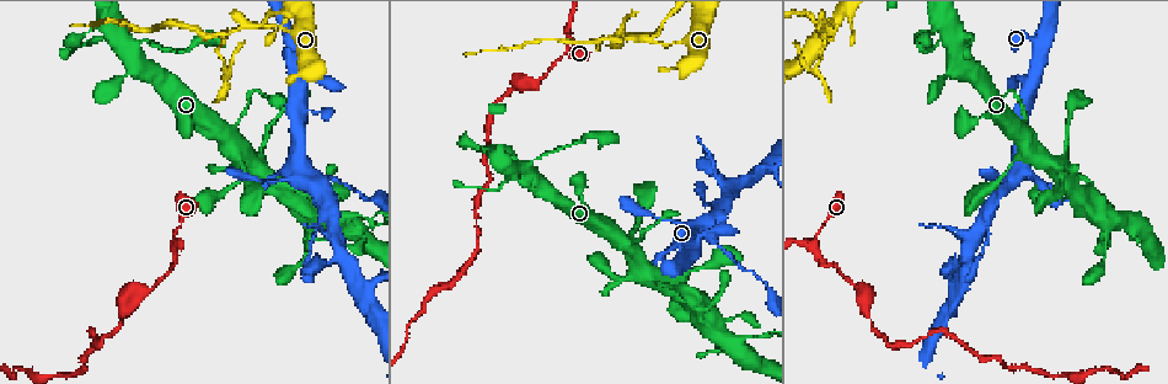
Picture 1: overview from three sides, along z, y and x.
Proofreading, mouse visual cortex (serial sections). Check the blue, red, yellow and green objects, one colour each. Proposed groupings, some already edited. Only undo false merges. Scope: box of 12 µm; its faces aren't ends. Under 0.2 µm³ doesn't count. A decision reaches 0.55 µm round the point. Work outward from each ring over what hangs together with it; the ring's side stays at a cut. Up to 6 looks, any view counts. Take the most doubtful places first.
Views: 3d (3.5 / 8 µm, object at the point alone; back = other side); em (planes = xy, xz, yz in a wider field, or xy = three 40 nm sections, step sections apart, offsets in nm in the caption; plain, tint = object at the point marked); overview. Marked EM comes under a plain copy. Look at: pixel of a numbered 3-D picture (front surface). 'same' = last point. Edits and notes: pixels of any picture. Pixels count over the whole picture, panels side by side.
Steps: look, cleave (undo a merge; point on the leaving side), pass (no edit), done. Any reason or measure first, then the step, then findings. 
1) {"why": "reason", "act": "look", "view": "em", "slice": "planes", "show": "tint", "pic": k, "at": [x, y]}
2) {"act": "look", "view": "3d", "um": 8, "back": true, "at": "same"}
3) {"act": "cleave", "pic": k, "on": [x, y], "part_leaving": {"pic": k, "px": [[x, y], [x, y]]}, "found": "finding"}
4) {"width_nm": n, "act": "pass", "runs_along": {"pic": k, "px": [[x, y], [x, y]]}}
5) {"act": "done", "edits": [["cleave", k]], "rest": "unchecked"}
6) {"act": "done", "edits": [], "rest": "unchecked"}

{"why": "two arms in line, one across", "act": "look", "view": "3d", "um": 8, "pic": 1, "at": [652, 42]}

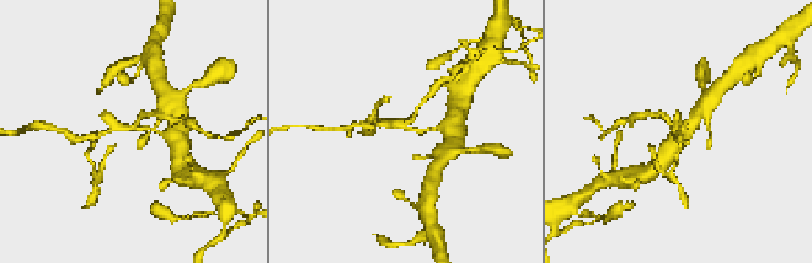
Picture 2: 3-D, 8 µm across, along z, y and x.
{"act": "look", "view": "3d", "um": 3.5, "pic": 2, "at": [406, 130]}

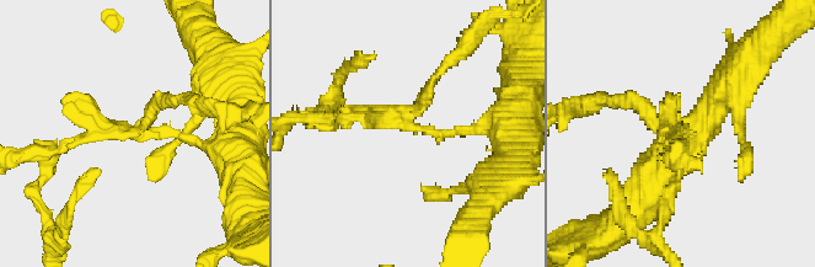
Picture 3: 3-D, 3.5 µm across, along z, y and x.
{"act": "look", "view": "em", "slice": "xy", "step": 3, "show": "tint", "pic": 3, "at": [405, 126]}

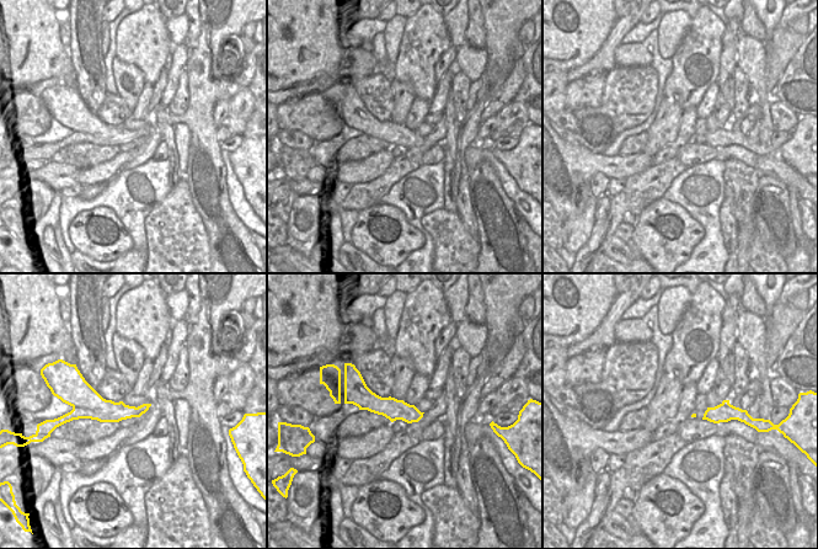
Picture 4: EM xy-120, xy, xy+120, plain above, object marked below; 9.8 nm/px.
{"act": "cleave", "pic": 3, "on": [644, 108], "part_leaving": {"pic": 3, "px": [[156, 135], [96, 128], [47, 154]]}, "found": "two cells meet here"}

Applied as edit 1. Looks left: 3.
{"why": "small branch off a trunk", "act": "look", "view": "3d", "um": 8, "pic": 1, "at": [309, 176]}

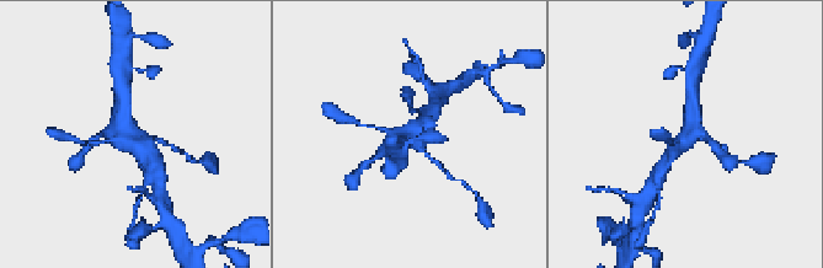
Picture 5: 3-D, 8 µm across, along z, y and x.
{"why": "closer look", "act": "look", "view": "3d", "um": 3.5, "pic": 5, "at": [138, 136]}

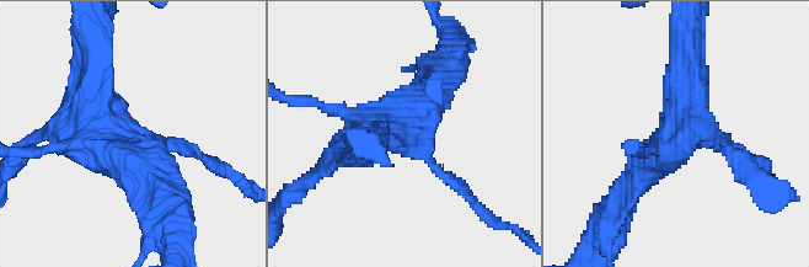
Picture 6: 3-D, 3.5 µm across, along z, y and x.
{"act": "look", "view": "em", "slice": "xy", "step": 3, "show": "tint", "pic": 6, "at": [403, 136]}

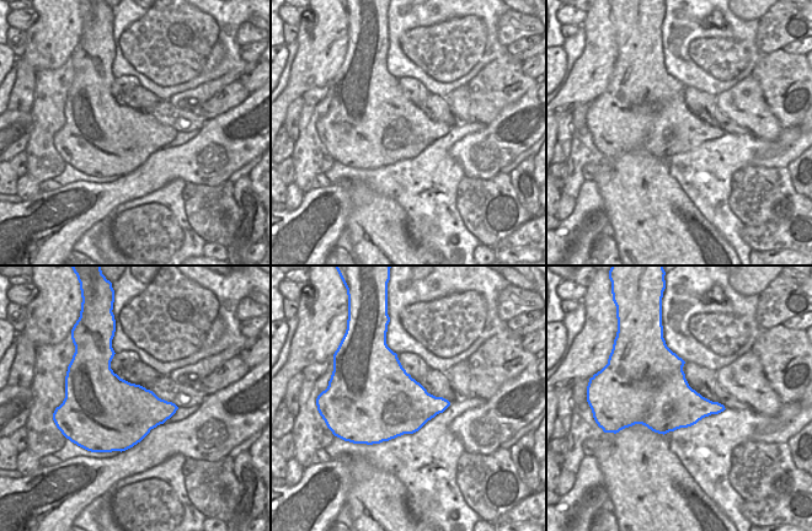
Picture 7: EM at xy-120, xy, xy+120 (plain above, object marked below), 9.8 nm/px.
{"act": "pass", "runs_along": {"pic": 6, "px": [[95, 73], [95, 137], [162, 193]]}, "found": "continuous, no second cell"}

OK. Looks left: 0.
{"act": "done", "edits": [["cleave", 3]], "rest": "unchecked"}

